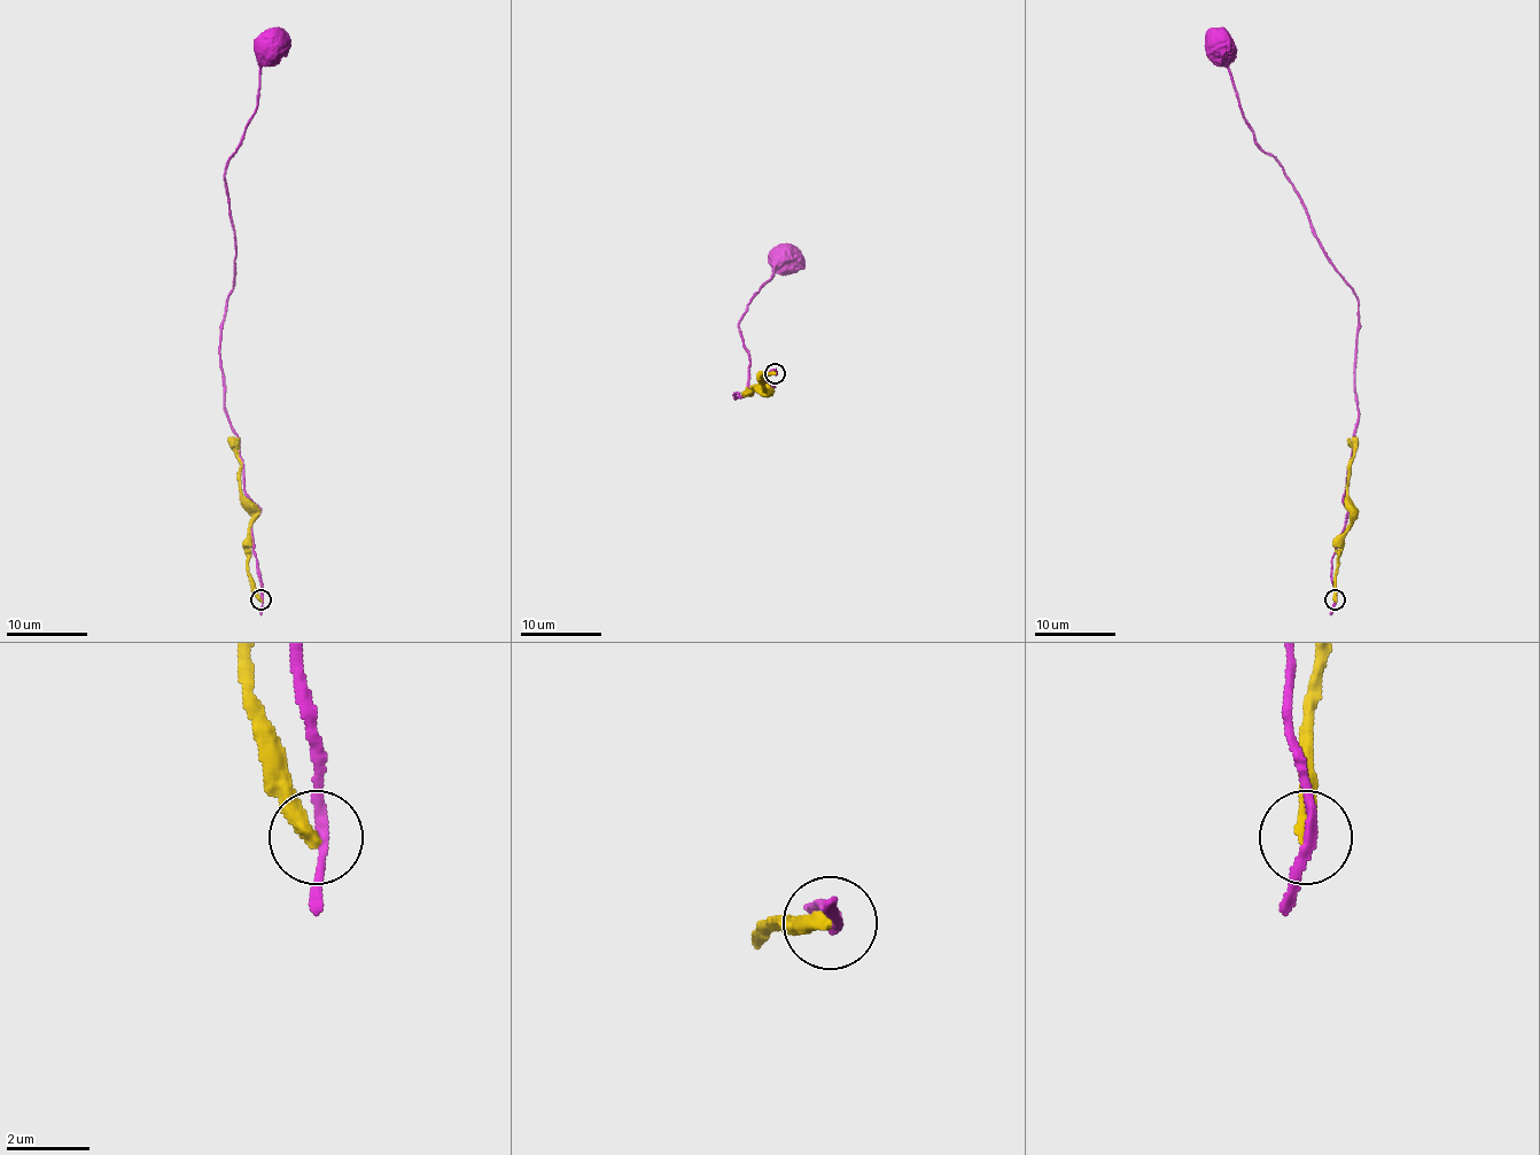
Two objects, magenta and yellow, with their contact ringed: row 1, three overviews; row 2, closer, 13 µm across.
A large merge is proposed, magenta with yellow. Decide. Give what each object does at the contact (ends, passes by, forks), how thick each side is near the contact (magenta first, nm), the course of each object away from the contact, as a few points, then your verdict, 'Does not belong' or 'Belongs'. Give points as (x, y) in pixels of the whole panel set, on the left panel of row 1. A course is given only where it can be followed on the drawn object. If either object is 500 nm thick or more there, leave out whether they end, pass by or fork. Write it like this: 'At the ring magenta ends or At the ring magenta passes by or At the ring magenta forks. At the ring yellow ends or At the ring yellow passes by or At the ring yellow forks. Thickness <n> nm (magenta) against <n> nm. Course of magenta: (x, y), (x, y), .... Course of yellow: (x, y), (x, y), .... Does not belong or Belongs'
At the ring magenta passes by. At the ring yellow ends. Thickness 200 nm (magenta) against 400 nm. Course of magenta: (262, 599), (259, 510), (219, 336), (235, 247), (225, 164), (273, 43). Course of yellow: (262, 599), (249, 573), (247, 531), (254, 514), (239, 486), (238, 448), (227, 438). Does not belong

